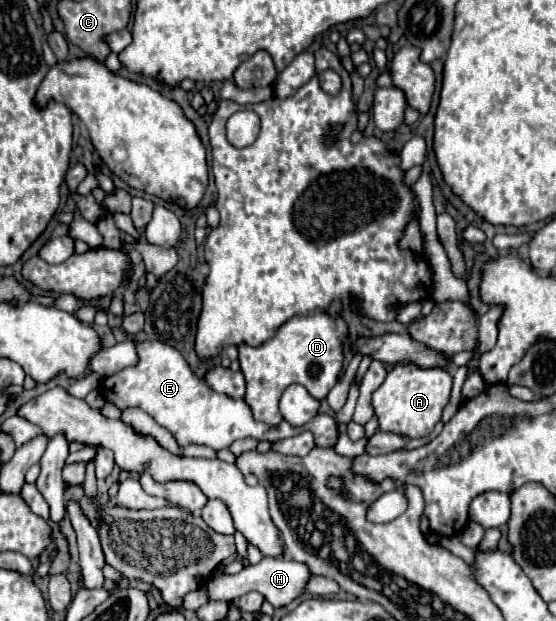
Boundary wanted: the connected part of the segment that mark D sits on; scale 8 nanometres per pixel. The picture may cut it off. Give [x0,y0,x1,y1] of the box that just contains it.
[240,311,348,425]

